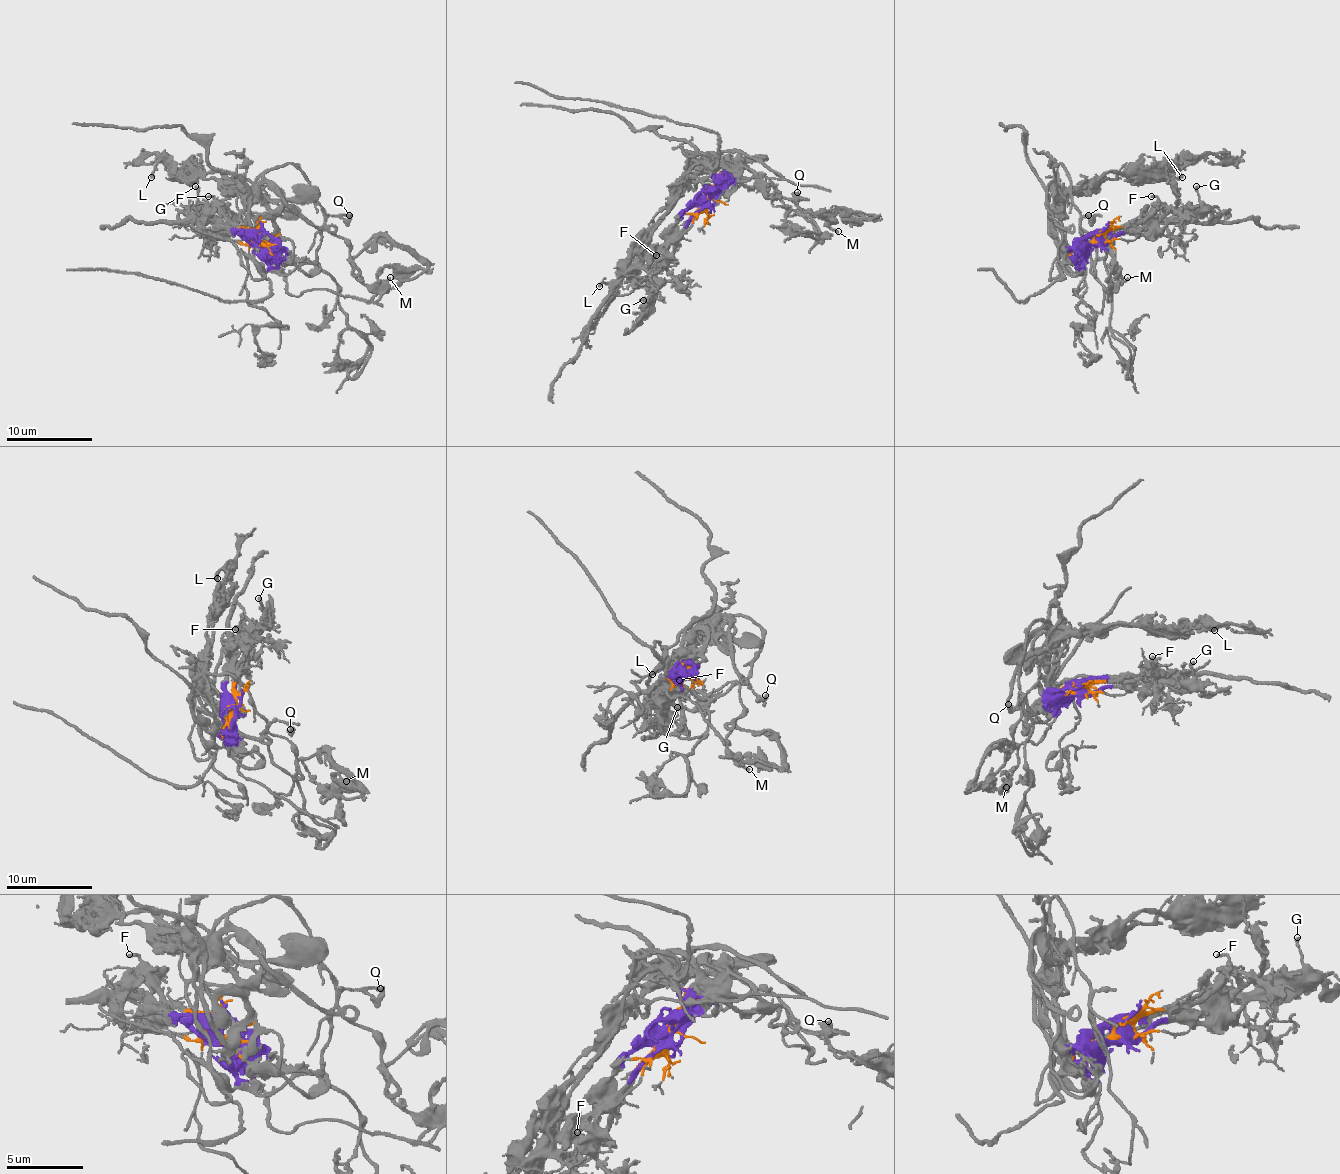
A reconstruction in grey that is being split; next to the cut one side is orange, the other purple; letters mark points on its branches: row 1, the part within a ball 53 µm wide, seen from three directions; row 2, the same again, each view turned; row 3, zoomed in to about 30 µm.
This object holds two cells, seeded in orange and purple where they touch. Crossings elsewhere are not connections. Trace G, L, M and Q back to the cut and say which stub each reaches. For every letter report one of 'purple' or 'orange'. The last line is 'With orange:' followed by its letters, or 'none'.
G: purple
L: purple
M: purple
Q: purple
With orange: none

